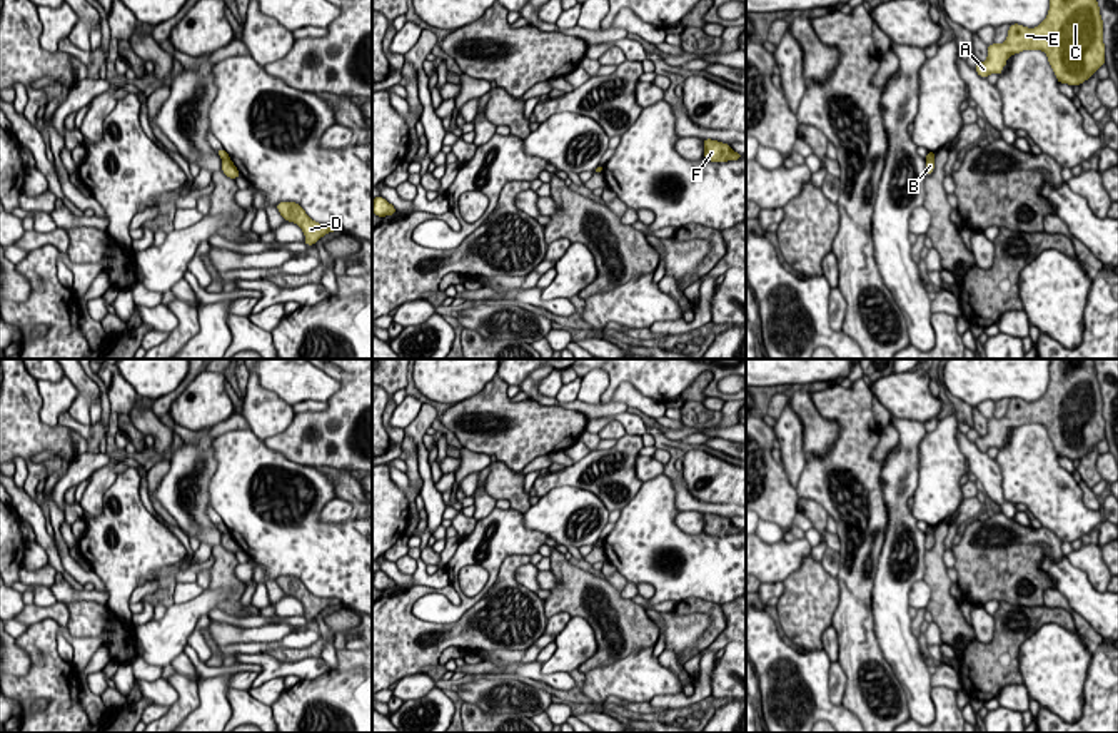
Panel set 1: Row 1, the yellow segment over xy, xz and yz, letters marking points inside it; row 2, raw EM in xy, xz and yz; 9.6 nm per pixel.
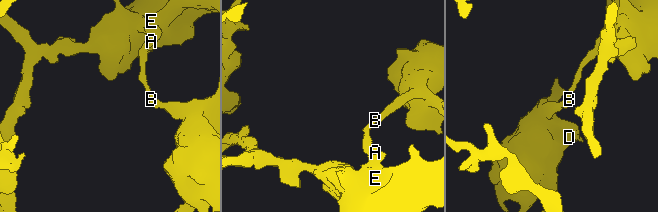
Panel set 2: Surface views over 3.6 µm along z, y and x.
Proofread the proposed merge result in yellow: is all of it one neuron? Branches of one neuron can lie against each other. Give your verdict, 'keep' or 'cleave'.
cleave

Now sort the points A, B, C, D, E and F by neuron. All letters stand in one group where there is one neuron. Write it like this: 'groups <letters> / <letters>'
groups A C E / B D F

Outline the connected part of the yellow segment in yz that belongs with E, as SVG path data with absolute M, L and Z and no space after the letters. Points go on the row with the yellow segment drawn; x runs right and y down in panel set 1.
M1050 0L1046 18L1035 28L1018 23L1010 25L1006 40L988 45L988 58L974 70L986 78L990 73L1000 75L1006 60L1023 50L1043 50L1060 83L1081 85L1101 65L1106 63L1103 43L1103 20L1096 0Z

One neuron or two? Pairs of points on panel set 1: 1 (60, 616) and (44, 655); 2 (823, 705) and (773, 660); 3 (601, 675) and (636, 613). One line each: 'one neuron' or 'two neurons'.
1: two neurons
2: one neuron
3: two neurons

